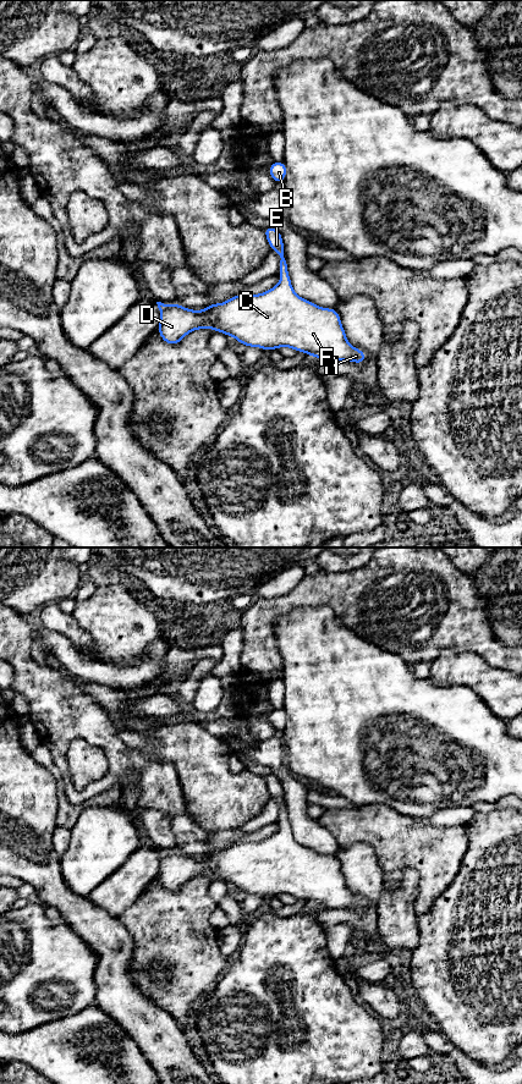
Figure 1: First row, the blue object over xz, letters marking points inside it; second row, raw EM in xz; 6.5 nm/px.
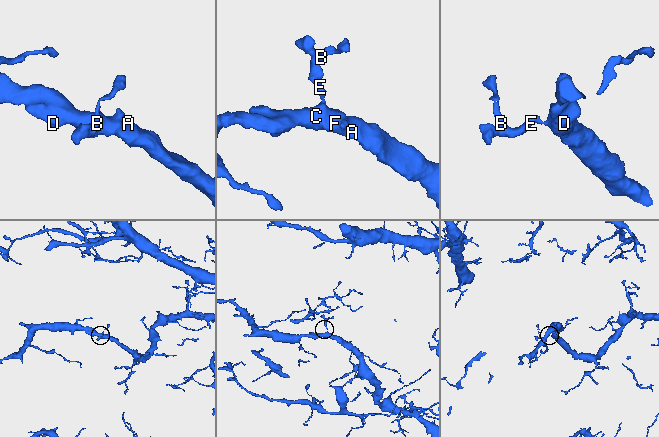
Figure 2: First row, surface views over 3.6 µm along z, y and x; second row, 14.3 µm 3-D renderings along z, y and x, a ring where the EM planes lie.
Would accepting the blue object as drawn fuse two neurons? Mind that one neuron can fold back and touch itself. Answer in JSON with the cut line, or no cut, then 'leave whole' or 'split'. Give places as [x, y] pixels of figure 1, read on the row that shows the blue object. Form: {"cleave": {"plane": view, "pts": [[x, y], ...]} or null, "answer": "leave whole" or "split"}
{"cleave": null, "answer": "leave whole"}

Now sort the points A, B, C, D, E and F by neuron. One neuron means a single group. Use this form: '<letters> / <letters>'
A B C D E F

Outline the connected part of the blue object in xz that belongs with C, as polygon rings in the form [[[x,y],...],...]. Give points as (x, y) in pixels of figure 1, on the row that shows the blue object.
[[[265,227],[263,231],[270,248],[280,255],[278,274],[282,277],[279,284],[263,293],[236,295],[224,303],[213,303],[202,310],[188,309],[178,303],[156,302],[160,312],[158,332],[161,340],[169,345],[177,345],[187,334],[209,328],[235,337],[238,343],[247,347],[260,347],[264,351],[290,347],[296,352],[318,357],[323,362],[350,361],[362,364],[367,354],[350,345],[336,308],[322,308],[293,291],[291,277],[287,274],[289,266],[281,232],[275,227]]]

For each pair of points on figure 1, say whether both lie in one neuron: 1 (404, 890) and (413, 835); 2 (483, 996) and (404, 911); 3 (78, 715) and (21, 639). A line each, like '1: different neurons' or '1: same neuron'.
1: different neurons
2: different neurons
3: same neuron

